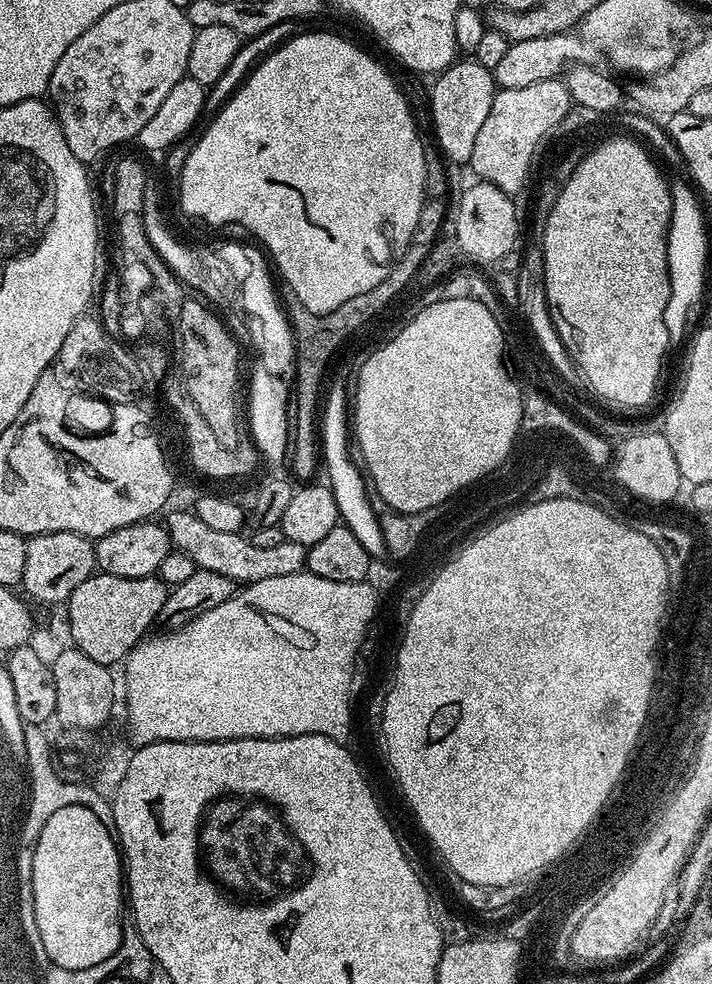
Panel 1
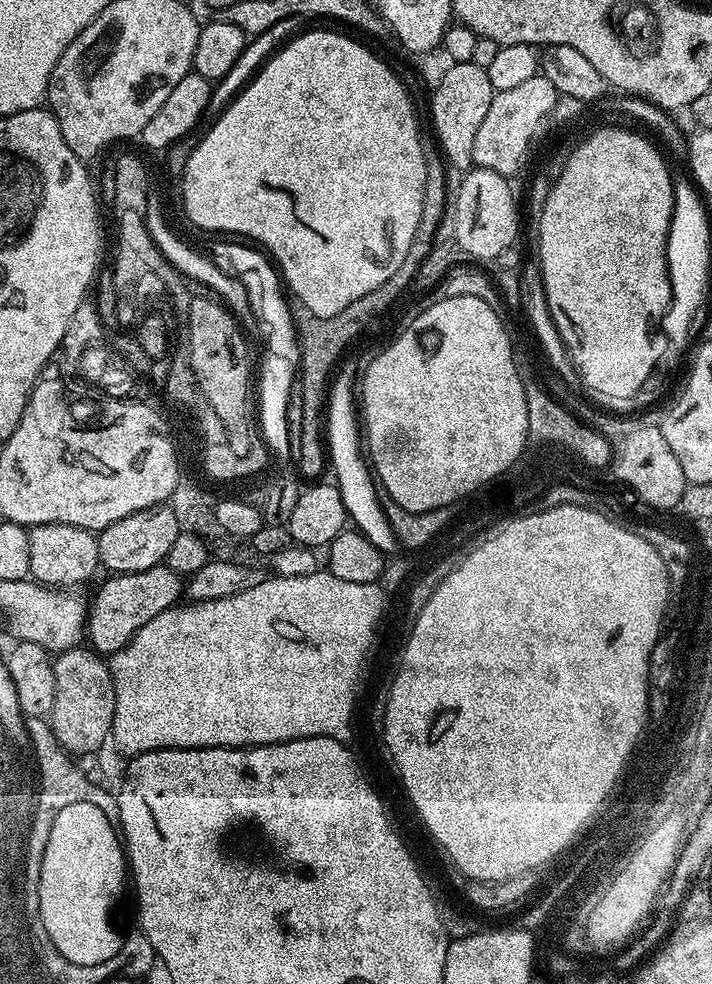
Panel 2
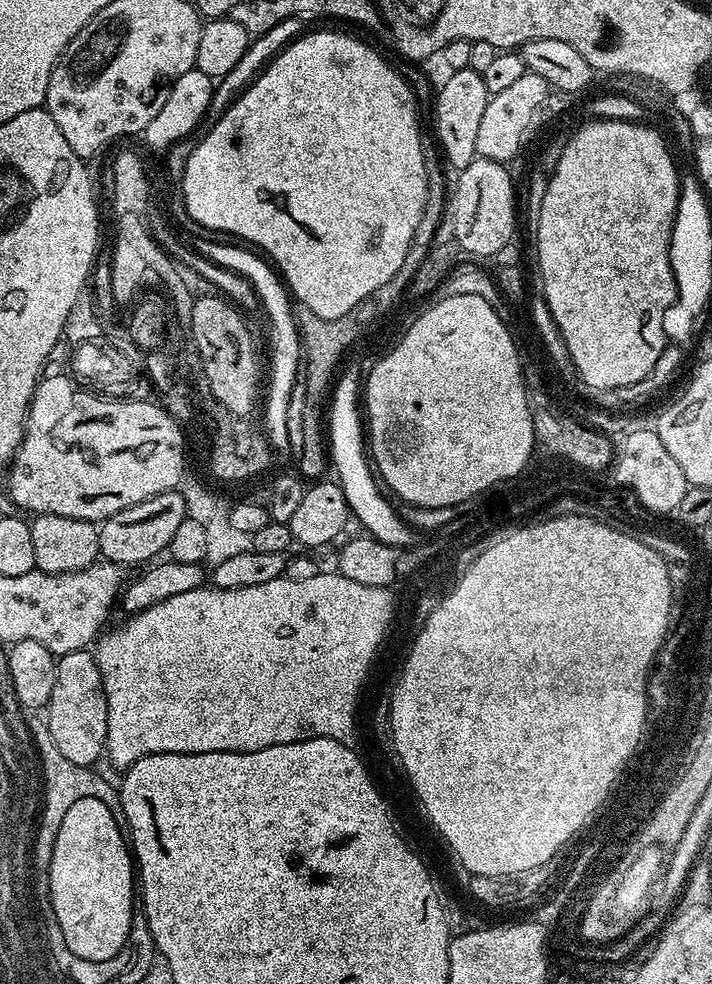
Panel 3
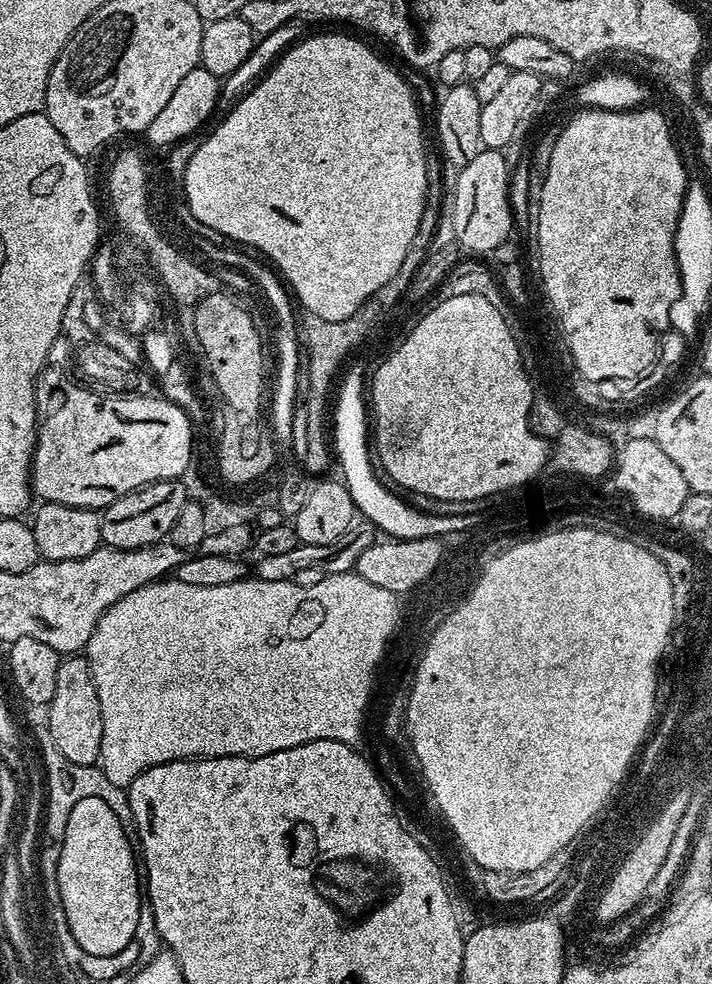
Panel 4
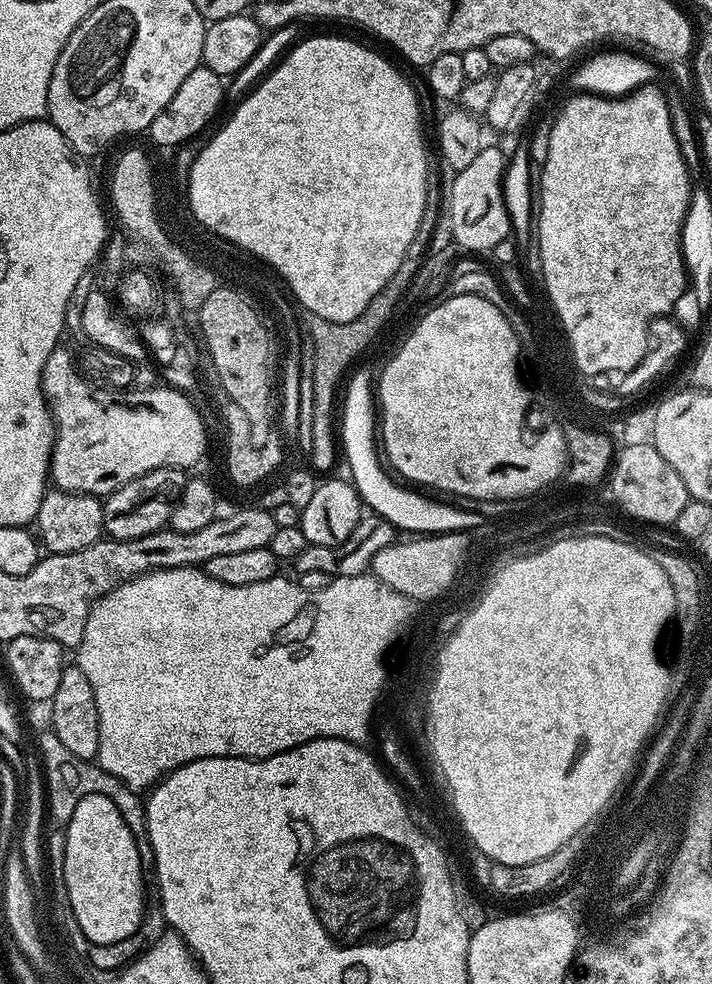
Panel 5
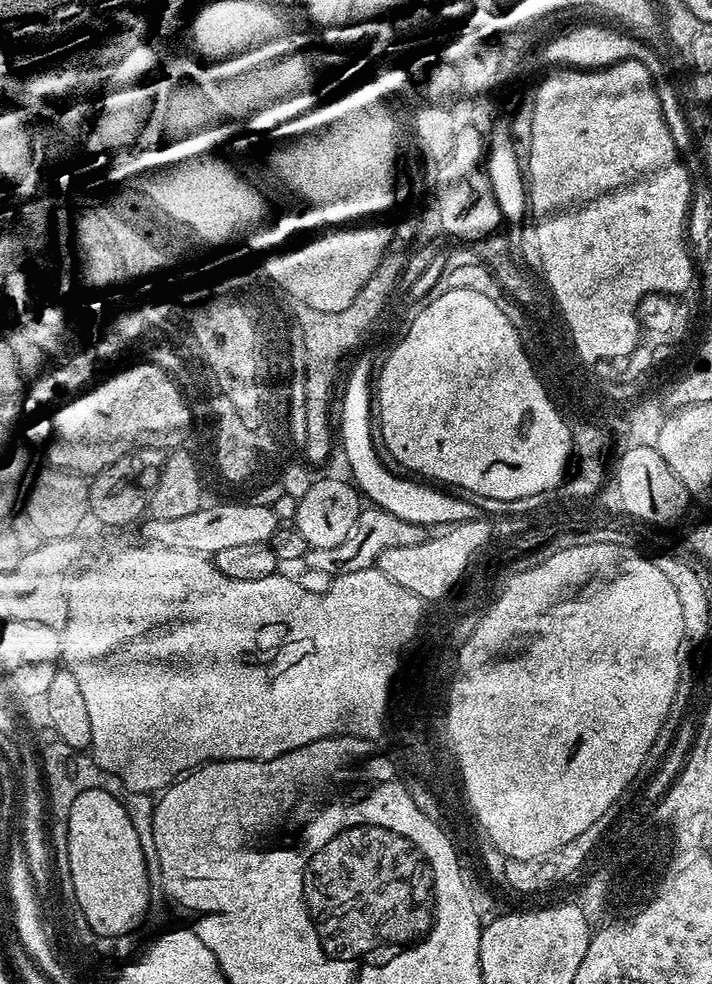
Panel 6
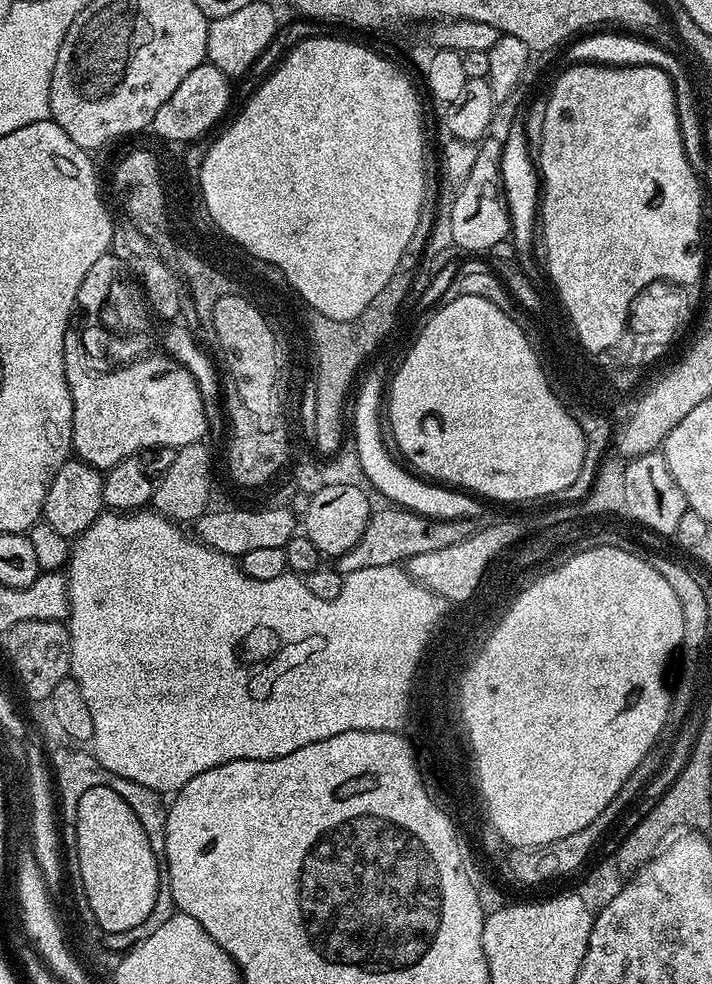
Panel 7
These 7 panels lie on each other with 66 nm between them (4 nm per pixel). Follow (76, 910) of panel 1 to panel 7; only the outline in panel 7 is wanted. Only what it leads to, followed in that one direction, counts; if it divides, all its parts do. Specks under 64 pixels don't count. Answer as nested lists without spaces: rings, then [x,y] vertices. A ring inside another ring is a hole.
[[[103,779],[93,793],[86,794],[86,799],[80,800],[80,849],[74,853],[74,858],[84,864],[88,900],[92,900],[92,908],[96,908],[96,916],[100,916],[100,924],[104,924],[104,928],[131,928],[132,923],[139,923],[144,916],[148,916],[148,908],[152,908],[152,896],[156,896],[152,851],[148,846],[146,830],[140,828],[130,806],[126,806],[126,801],[121,797],[122,786],[116,784],[111,788],[113,781],[108,780]]]

